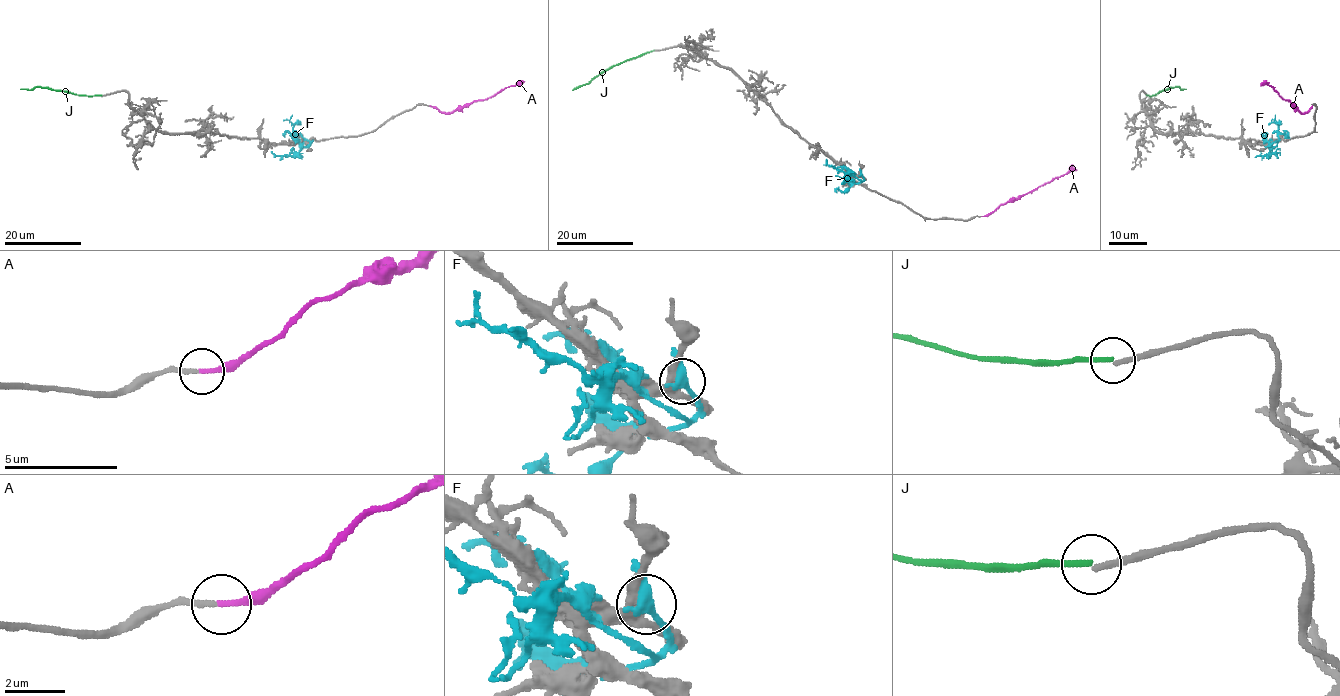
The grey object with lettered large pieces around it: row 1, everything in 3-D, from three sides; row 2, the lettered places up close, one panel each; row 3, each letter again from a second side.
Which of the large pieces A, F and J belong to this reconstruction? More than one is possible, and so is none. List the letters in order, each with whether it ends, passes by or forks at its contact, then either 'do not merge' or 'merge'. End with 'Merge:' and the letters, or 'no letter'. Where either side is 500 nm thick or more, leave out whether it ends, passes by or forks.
A: it ends | merge
F: it passes by | do not merge
J: it ends | do not merge
Merge: A

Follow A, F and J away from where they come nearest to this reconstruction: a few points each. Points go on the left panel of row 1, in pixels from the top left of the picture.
A: (430, 106), (452, 113), (524, 81)
F: (309, 144), (293, 154), (274, 157)
J: (102, 96), (81, 96), (37, 87), (20, 89)

